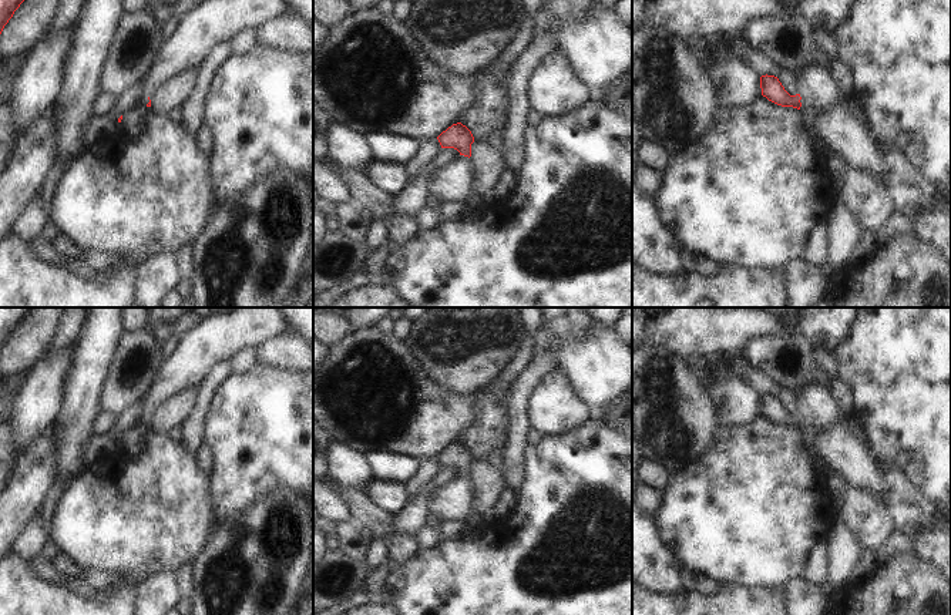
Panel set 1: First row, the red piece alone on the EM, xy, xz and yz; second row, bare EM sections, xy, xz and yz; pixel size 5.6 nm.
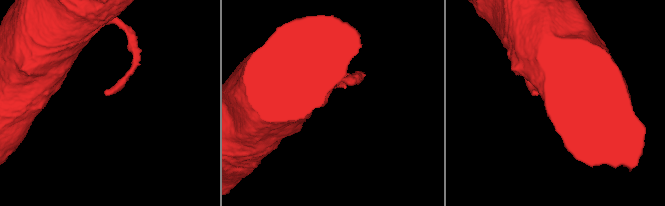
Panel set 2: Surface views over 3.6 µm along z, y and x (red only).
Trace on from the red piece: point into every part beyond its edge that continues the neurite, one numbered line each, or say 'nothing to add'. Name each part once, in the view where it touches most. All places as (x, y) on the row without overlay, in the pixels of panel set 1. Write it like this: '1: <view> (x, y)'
nothing to add.

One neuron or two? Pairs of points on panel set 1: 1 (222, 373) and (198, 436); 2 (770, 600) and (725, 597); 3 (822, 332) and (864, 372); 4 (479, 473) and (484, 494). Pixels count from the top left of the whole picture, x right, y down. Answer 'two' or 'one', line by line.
1: one
2: one
3: two
4: one

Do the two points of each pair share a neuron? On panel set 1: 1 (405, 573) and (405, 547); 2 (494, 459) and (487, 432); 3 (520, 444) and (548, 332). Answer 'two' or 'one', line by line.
1: two
2: two
3: one

